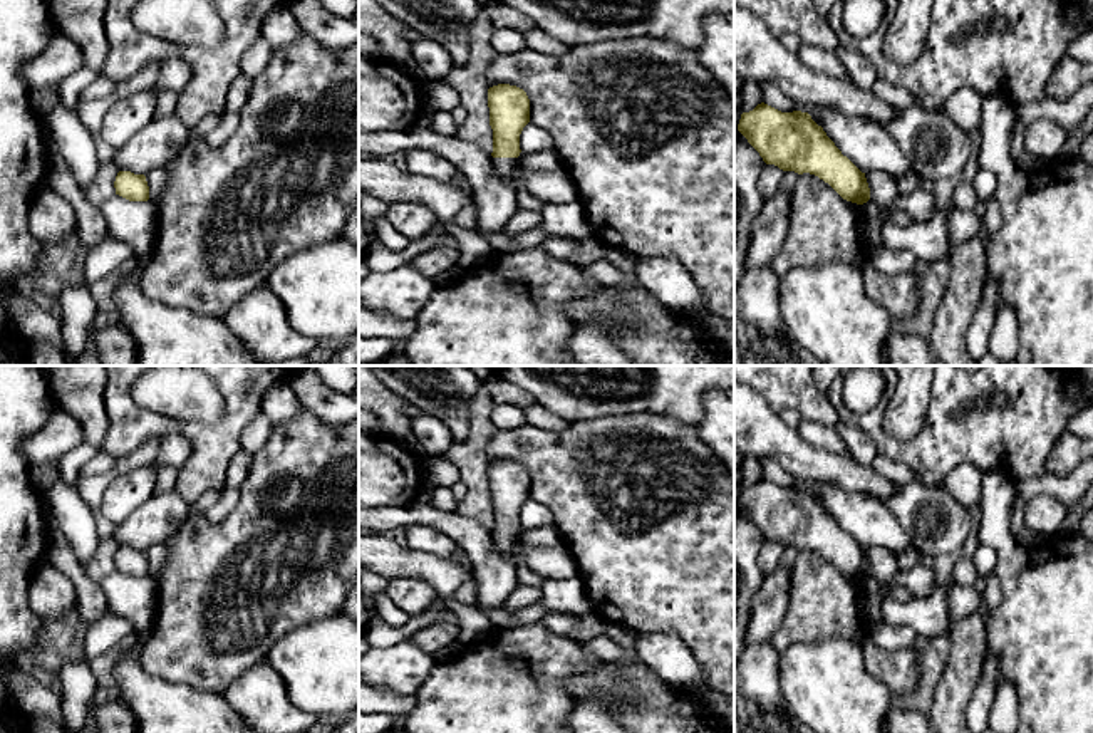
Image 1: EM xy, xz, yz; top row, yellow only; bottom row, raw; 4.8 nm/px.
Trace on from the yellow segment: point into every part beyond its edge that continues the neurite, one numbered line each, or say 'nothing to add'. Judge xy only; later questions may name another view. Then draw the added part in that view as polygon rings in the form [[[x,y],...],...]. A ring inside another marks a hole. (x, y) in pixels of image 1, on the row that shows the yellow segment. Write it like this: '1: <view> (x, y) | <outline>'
nothing to add

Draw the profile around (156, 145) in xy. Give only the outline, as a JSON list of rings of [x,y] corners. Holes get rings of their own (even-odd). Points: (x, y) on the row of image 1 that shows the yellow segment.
[[[176,112],[163,117],[154,116],[148,126],[116,149],[112,163],[119,171],[148,174],[168,166],[191,136],[193,131],[181,122]]]

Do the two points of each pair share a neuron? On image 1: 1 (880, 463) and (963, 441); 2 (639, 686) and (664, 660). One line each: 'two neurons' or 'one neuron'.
1: two neurons
2: two neurons

